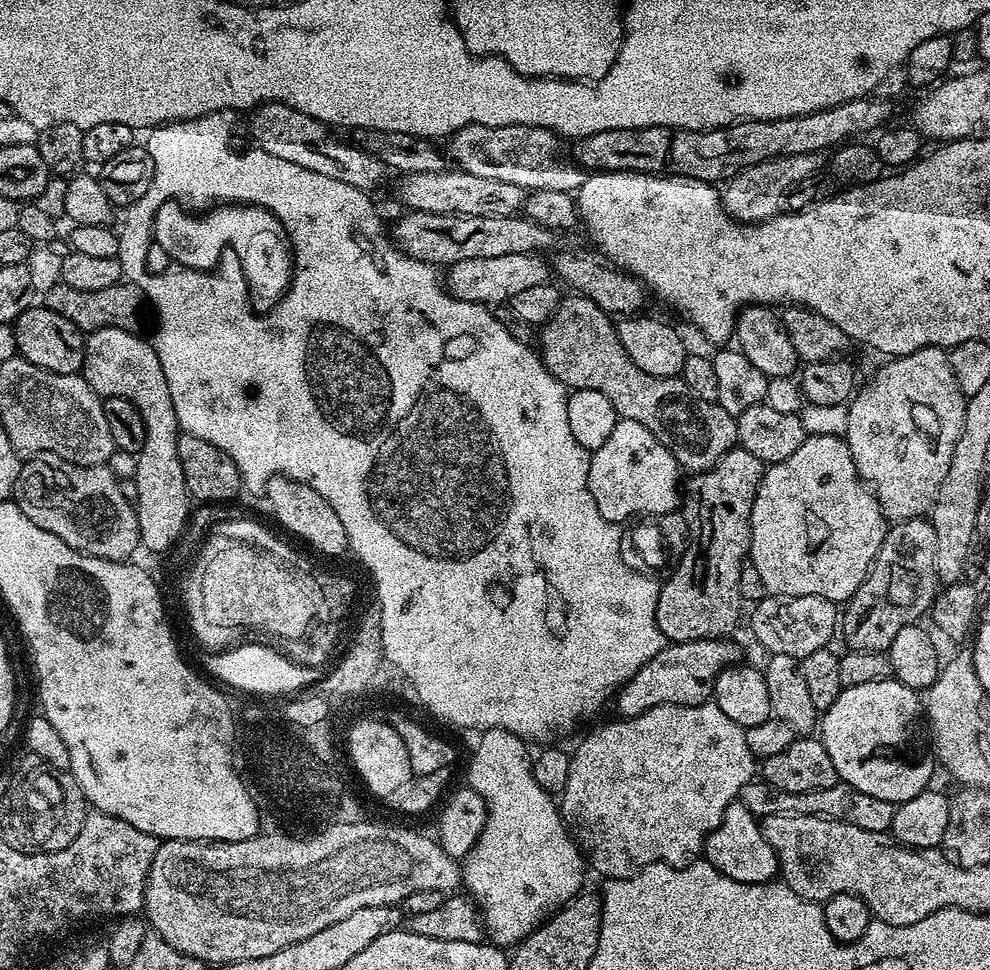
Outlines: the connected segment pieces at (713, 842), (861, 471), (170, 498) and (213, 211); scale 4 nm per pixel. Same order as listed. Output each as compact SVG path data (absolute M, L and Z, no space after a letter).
M740 799L726 808L722 822L706 838L702 856L710 866L714 866L714 870L726 874L726 878L734 878L734 882L771 884L780 871L778 858L760 829L760 820L746 810Z
M923 348L914 350L905 356L897 356L884 362L884 365L868 380L868 385L861 387L853 395L848 404L848 417L846 418L846 430L843 439L848 441L848 449L854 458L856 473L865 485L874 493L876 501L884 511L884 519L888 522L899 522L901 520L919 520L927 517L932 511L934 502L938 498L938 490L942 486L942 478L946 478L946 470L950 470L950 458L954 458L954 446L962 434L962 422L966 414L966 397L962 390L958 390L958 382L954 382L954 372L950 370L948 352L943 348Z
M99 328L96 332L87 333L84 342L84 381L96 393L107 398L126 398L142 414L142 426L146 428L146 442L142 442L142 450L135 453L138 486L138 502L134 505L138 518L141 545L152 552L167 553L177 544L188 525L190 517L190 497L186 490L186 478L182 474L182 462L178 462L178 438L182 435L180 423L174 414L174 402L170 398L170 386L166 386L166 374L162 374L162 362L158 362L158 354L151 343L143 340L143 335L118 330L117 328Z
M222 198L218 202L214 202L207 210L200 210L194 214L193 209L189 207L189 205L171 200L170 202L166 202L163 208L158 210L158 214L154 214L154 222L152 223L150 232L154 237L155 247L157 244L157 246L172 259L169 261L171 261L173 265L181 268L200 268L202 264L200 260L208 260L211 256L213 256L213 258L231 258L234 262L236 276L241 277L238 283L240 283L242 287L240 287L238 291L244 292L250 297L252 308L244 315L246 318L251 318L252 320L261 320L262 318L264 320L272 320L272 312L281 308L283 304L288 304L288 296L292 296L292 292L296 289L296 275L300 273L300 255L296 253L296 240L292 240L292 232L288 232L288 224L284 224L284 220L280 220L280 216L277 212L272 208L268 208L268 204L259 204L257 200L244 201L236 200L235 198Z

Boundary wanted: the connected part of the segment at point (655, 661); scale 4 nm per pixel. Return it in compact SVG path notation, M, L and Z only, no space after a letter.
M735 639L691 640L681 644L669 643L646 666L638 670L624 684L621 684L615 697L614 705L621 717L637 716L654 706L673 704L674 706L698 706L709 703L712 686L718 674L732 664L741 663L740 648Z

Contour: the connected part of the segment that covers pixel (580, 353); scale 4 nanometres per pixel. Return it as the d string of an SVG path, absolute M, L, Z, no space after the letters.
M568 294L563 297L558 310L543 324L538 332L538 355L544 361L546 370L558 378L569 390L598 390L610 398L617 417L630 422L642 422L666 450L675 458L677 464L685 473L695 474L712 468L722 457L737 447L736 417L722 410L715 400L703 400L694 394L684 384L679 376L651 376L646 370L638 370L634 362L630 362L630 354L622 350L622 342L618 342L616 325L613 317L604 312L590 298Z

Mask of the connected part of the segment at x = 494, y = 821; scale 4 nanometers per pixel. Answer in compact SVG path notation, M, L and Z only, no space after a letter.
M489 728L481 731L479 736L480 741L477 742L476 749L473 750L472 757L468 760L468 780L466 780L466 784L467 787L473 788L482 797L484 804L488 807L488 817L486 818L486 826L482 826L482 834L474 842L472 849L463 857L462 884L465 889L468 887L466 889L467 895L470 897L472 903L476 905L480 913L482 928L486 933L487 939L497 946L515 946L521 940L526 939L535 928L539 928L553 912L563 908L573 898L580 895L582 889L585 887L584 868L586 872L586 861L584 859L584 853L580 851L580 847L572 839L572 833L568 831L568 826L564 823L563 816L560 815L560 809L557 801L554 799L553 793L542 790L542 786L538 786L538 782L534 778L534 774L532 773L533 757L530 755L530 752L528 756L529 745L521 737L516 736L512 732L508 732L504 728Z

